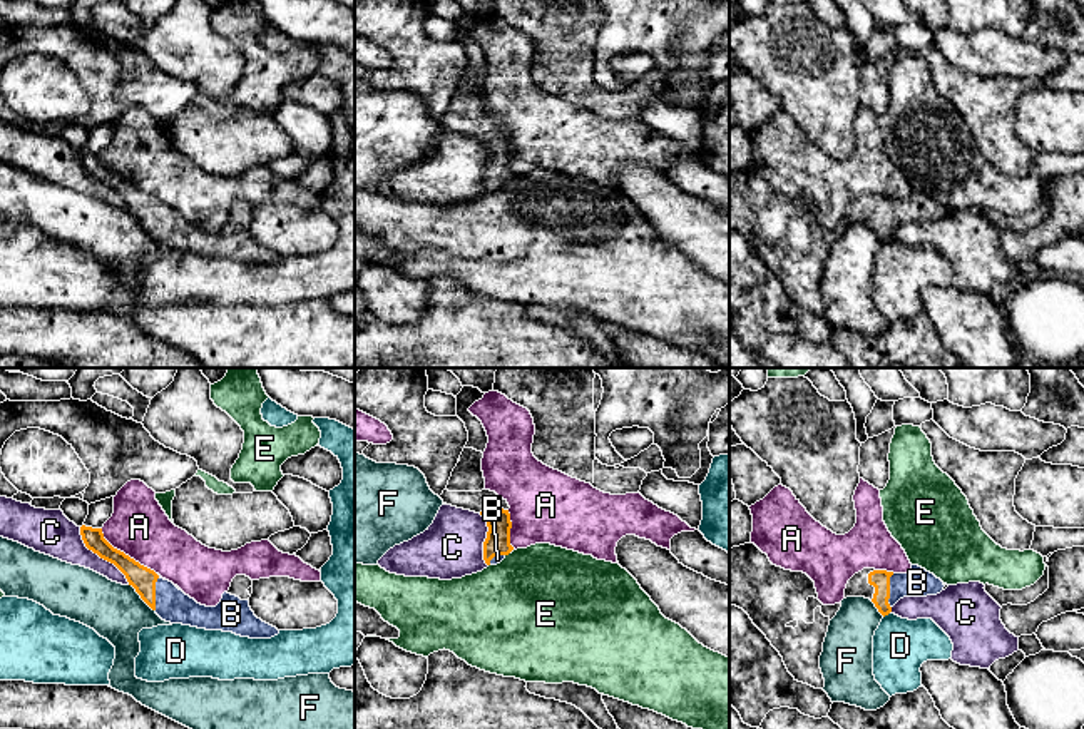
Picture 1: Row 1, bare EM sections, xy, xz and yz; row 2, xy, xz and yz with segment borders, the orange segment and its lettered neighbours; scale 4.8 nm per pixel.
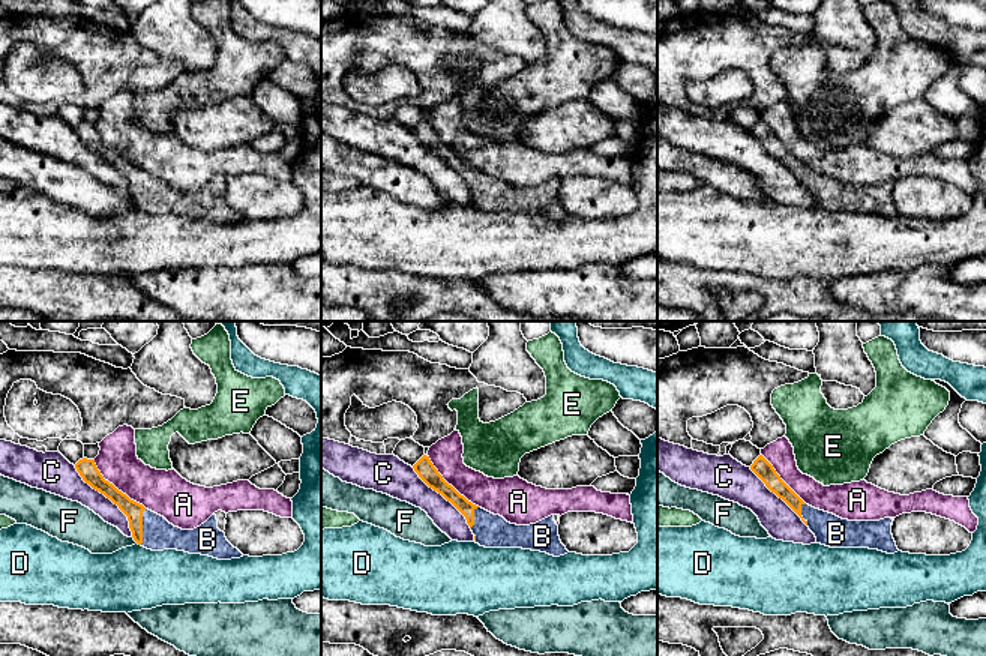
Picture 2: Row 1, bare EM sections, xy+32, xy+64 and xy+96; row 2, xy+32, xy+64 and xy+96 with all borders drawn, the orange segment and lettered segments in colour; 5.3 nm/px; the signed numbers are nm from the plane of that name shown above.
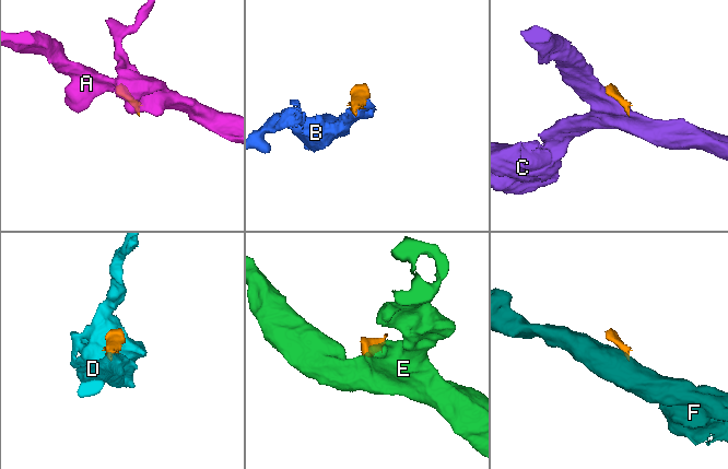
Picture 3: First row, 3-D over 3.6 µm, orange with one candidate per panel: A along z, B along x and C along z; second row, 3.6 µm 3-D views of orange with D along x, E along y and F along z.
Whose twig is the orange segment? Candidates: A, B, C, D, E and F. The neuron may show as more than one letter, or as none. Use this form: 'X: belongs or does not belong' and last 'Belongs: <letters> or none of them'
A: does not belong
B: belongs
C: does not belong
D: does not belong
E: does not belong
F: does not belong
Belongs: B

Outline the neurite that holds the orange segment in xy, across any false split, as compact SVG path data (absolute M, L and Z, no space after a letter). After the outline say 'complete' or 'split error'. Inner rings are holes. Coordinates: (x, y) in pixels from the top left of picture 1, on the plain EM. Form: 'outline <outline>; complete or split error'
outline M82 150L80 161L85 172L114 189L141 224L166 247L233 257L249 264L271 264L279 259L276 252L263 247L251 236L248 214L253 212L253 206L246 201L236 201L221 227L216 232L206 232L172 207L114 174L104 164L102 154Z; split error

